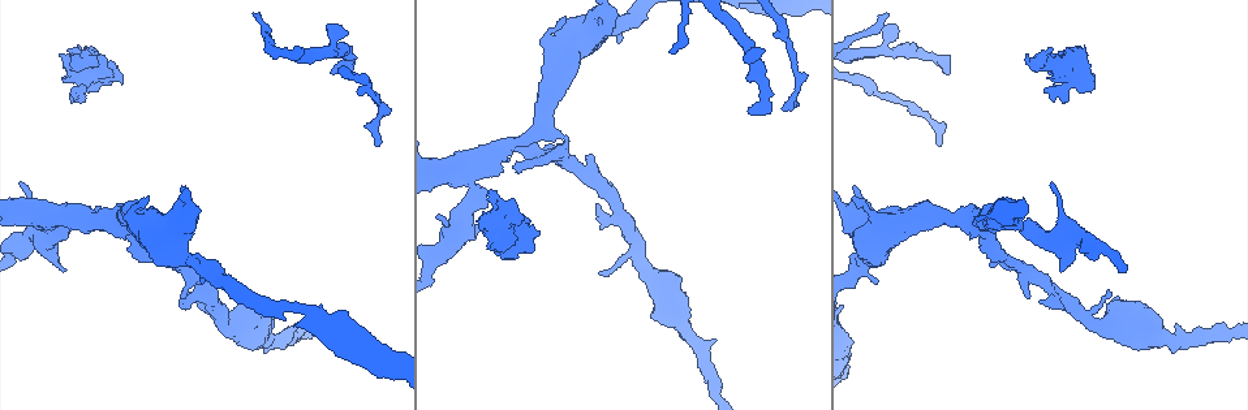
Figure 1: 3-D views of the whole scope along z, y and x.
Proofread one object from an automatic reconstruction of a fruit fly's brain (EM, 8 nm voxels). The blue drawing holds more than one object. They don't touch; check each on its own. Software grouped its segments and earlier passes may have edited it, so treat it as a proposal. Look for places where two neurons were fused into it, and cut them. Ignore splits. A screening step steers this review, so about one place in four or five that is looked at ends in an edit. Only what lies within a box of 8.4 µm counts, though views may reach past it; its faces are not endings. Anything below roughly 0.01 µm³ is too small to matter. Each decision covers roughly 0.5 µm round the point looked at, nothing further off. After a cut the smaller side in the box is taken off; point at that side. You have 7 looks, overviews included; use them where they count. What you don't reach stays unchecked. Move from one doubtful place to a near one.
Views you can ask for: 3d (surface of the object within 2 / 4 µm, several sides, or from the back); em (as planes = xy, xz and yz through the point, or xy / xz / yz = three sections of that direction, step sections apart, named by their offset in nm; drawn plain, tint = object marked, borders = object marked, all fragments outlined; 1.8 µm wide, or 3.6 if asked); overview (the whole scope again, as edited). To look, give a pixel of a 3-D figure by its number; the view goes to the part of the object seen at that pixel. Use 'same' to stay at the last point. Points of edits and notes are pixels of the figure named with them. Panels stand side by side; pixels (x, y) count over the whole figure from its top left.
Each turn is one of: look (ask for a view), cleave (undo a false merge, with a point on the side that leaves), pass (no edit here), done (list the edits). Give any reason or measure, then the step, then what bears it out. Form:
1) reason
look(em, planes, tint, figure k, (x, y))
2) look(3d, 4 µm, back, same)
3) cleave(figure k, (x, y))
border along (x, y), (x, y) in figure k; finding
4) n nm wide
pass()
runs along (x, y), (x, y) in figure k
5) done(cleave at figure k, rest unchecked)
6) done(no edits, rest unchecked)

looks like a crossing
look(3d, 2 µm, figure 1, (961, 219))

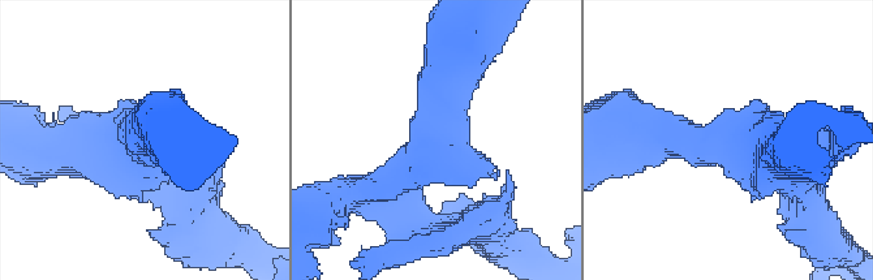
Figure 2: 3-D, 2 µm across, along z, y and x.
4 arms; need the tissue
look(em, planes, borders, figure 2, (445, 146))

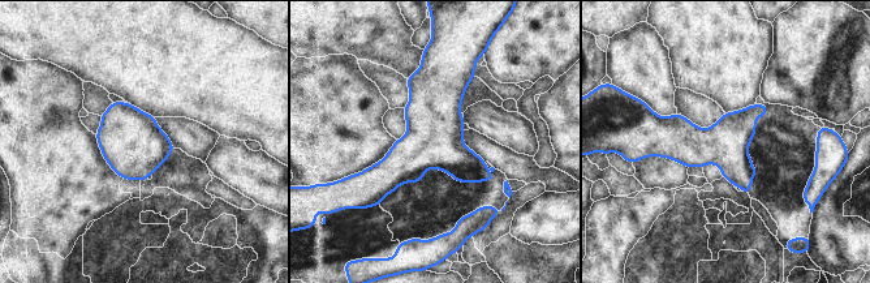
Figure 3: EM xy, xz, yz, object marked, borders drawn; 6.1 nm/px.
280 nm wide
pass()
runs along (765, 111), (724, 140), (649, 140) in figure 3; all the same neuron

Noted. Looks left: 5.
abrupt turn
look(3d, 4 µm, figure 1, (52, 217))

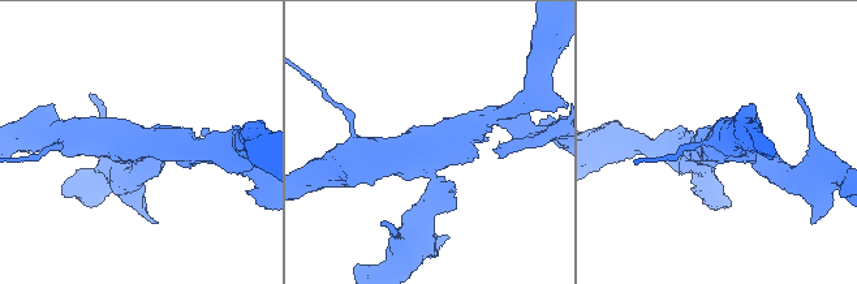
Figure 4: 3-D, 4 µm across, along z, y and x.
3 arms; arms of 280, 320, 460 nm; now the EM
look(em, 3.6 µm, xz, step 8, tint, figure 4, (142, 142))

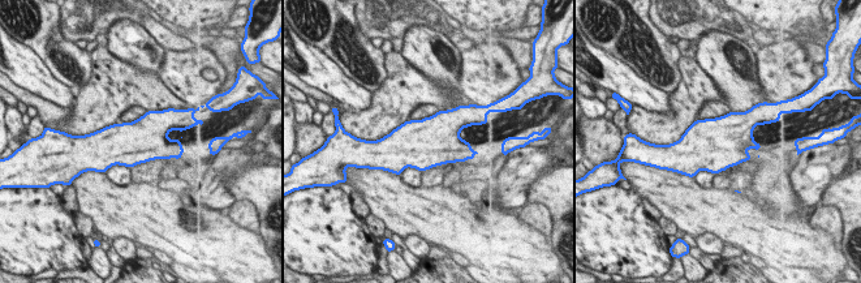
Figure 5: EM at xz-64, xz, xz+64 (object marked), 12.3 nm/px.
look(em, 3.6 µm, yz, step 16, tint, same)

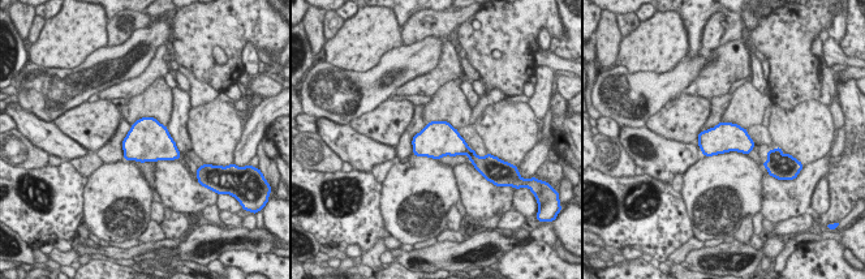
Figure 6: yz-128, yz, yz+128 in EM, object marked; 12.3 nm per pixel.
360 nm wide
cleave(figure 6, (483, 164))
border along (469, 149), (467, 154) in figure 6; two neurons meet here

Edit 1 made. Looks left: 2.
calibre changes
look(em, 3.6 µm, planes, borders, figure 1, (1069, 67))

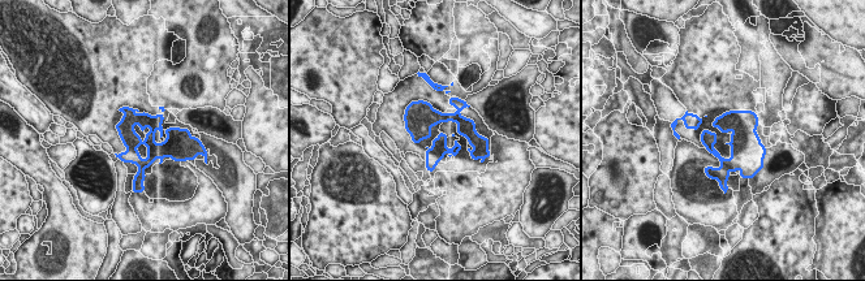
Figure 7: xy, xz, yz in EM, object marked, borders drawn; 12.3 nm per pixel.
240 nm wide
cleave(figure 7, (138, 178))
border along (138, 167), (142, 169) in figure 7; a second neuron is stuck on

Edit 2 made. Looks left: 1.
done(cleave at figure 6, cleave at figure 7, rest unchecked)

